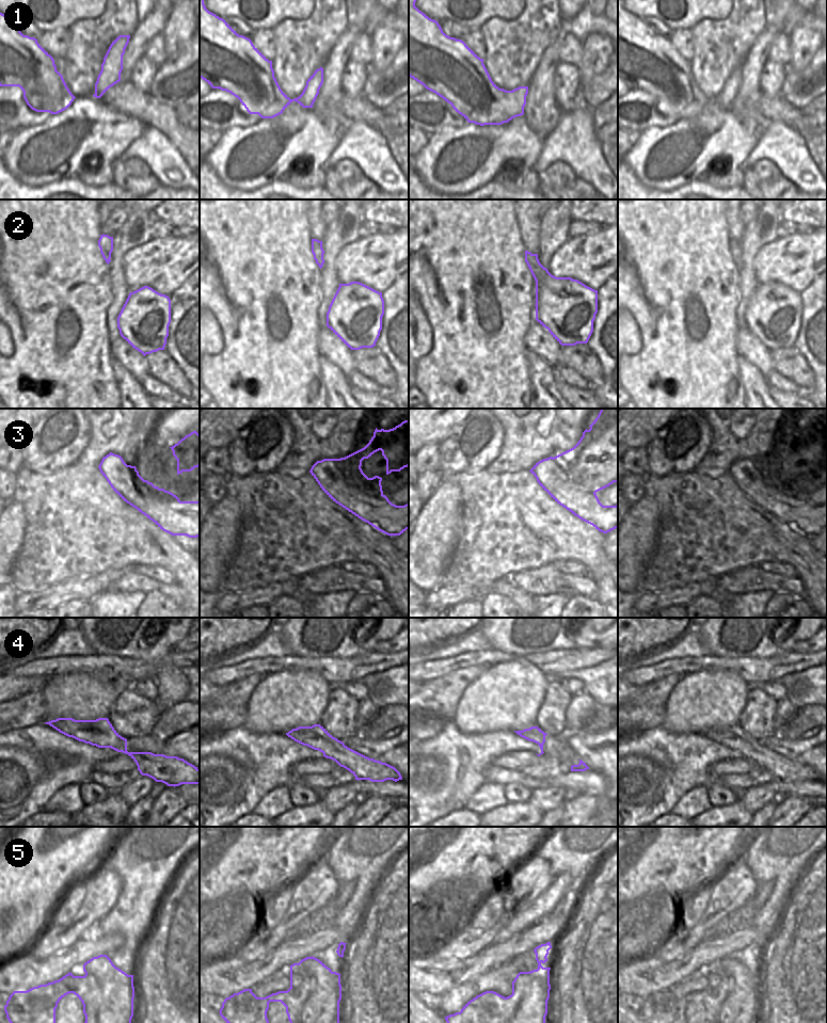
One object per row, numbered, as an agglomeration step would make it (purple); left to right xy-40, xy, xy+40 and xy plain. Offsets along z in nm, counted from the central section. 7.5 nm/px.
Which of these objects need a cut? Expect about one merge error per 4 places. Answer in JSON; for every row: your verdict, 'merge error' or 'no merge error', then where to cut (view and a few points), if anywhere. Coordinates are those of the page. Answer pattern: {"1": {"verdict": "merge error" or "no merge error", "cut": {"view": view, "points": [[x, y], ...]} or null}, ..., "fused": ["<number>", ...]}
{"1": {"verdict": "no merge error", "cut": null}, "2": {"verdict": "merge error", "cut": {"view": "xy", "points": [[322, 254], [316, 260]]}}, "3": {"verdict": "merge error", "cut": {"view": "xy+40", "points": [[553, 458], [569, 479], [594, 493]]}}, "4": {"verdict": "no merge error", "cut": null}, "5": {"verdict": "merge error", "cut": {"view": "xy", "points": [[299, 962], [315, 979], [315, 989], [305, 1003], [298, 1022]]}}, "fused": ["2", "3", "5"]}

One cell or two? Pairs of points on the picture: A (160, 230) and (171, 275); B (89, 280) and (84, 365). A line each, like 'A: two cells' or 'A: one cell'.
A: two cells
B: one cell

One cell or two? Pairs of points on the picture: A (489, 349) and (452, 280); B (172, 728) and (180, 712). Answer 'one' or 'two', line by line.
A: one
B: one

